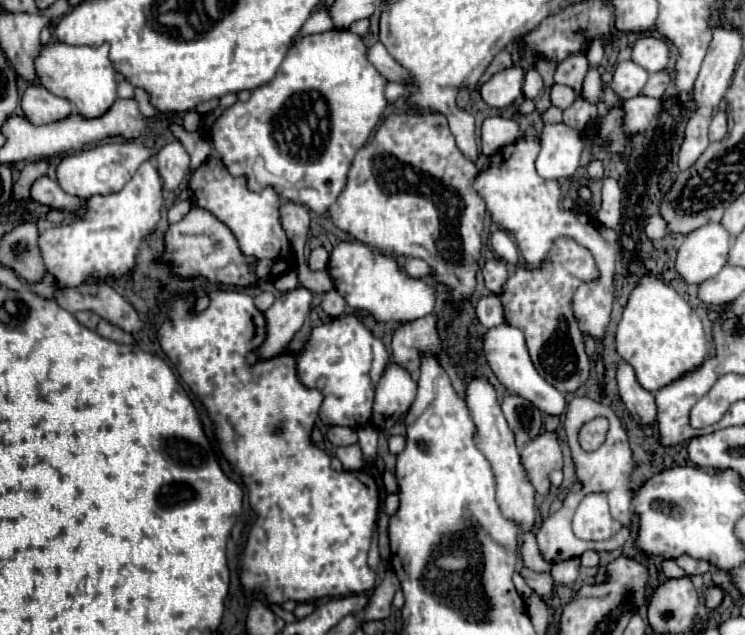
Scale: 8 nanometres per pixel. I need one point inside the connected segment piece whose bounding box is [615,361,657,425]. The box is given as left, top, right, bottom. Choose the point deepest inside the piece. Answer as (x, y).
(641, 405)

